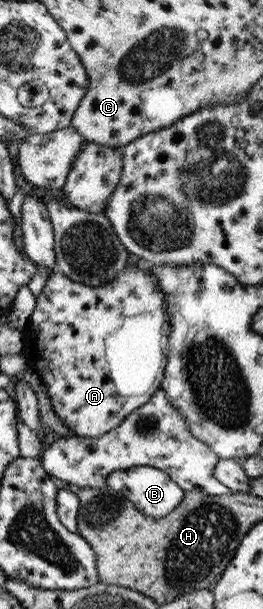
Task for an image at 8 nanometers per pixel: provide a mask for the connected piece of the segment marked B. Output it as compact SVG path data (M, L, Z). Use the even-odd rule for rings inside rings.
M135 466L113 470L105 476L105 483L107 488L127 499L141 514L155 518L169 514L183 500L183 489L164 471L155 467Z

